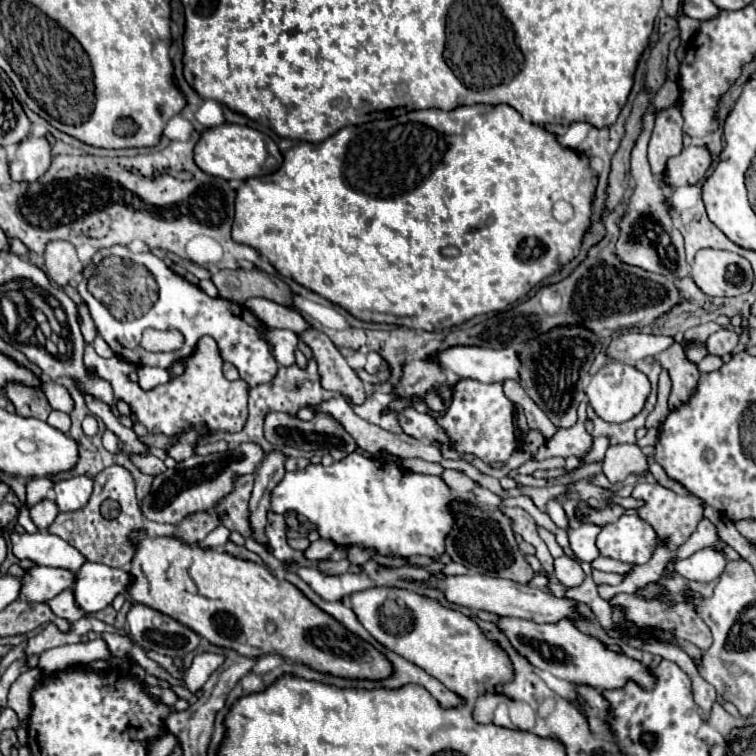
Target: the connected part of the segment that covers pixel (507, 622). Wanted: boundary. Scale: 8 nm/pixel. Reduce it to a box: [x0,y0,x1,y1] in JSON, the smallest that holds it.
[495,617,655,689]

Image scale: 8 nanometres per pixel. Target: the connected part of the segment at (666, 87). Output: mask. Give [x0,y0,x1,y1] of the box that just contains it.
[653,81,679,109]

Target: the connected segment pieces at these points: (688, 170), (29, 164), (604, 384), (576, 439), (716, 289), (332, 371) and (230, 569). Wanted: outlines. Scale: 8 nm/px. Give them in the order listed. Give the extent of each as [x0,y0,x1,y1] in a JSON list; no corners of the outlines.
[[661,147,711,187],[9,135,51,183],[587,361,651,423],[535,403,593,461],[691,249,753,297],[299,329,367,405],[127,529,391,679]]

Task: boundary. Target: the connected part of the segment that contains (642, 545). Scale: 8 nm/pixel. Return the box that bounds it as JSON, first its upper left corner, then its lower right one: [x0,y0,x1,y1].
[597,515,657,565]

